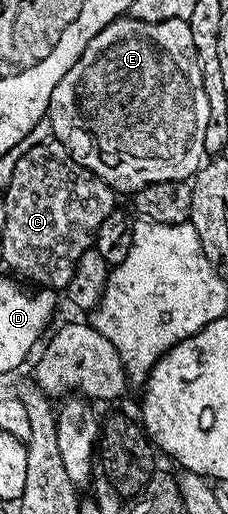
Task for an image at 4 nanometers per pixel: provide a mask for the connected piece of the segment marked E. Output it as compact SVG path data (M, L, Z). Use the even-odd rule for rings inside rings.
M130 16L116 18L107 28L103 28L87 44L87 48L81 54L81 58L55 84L55 92L51 92L47 117L53 126L52 137L66 146L69 155L81 166L86 166L92 174L102 178L114 192L129 190L136 192L151 184L160 182L183 182L192 179L203 165L206 157L205 145L203 144L203 132L207 132L207 92L203 88L203 76L201 66L197 63L197 49L195 40L191 40L191 28L188 21L183 19L165 19L161 23L145 23L143 20Z

